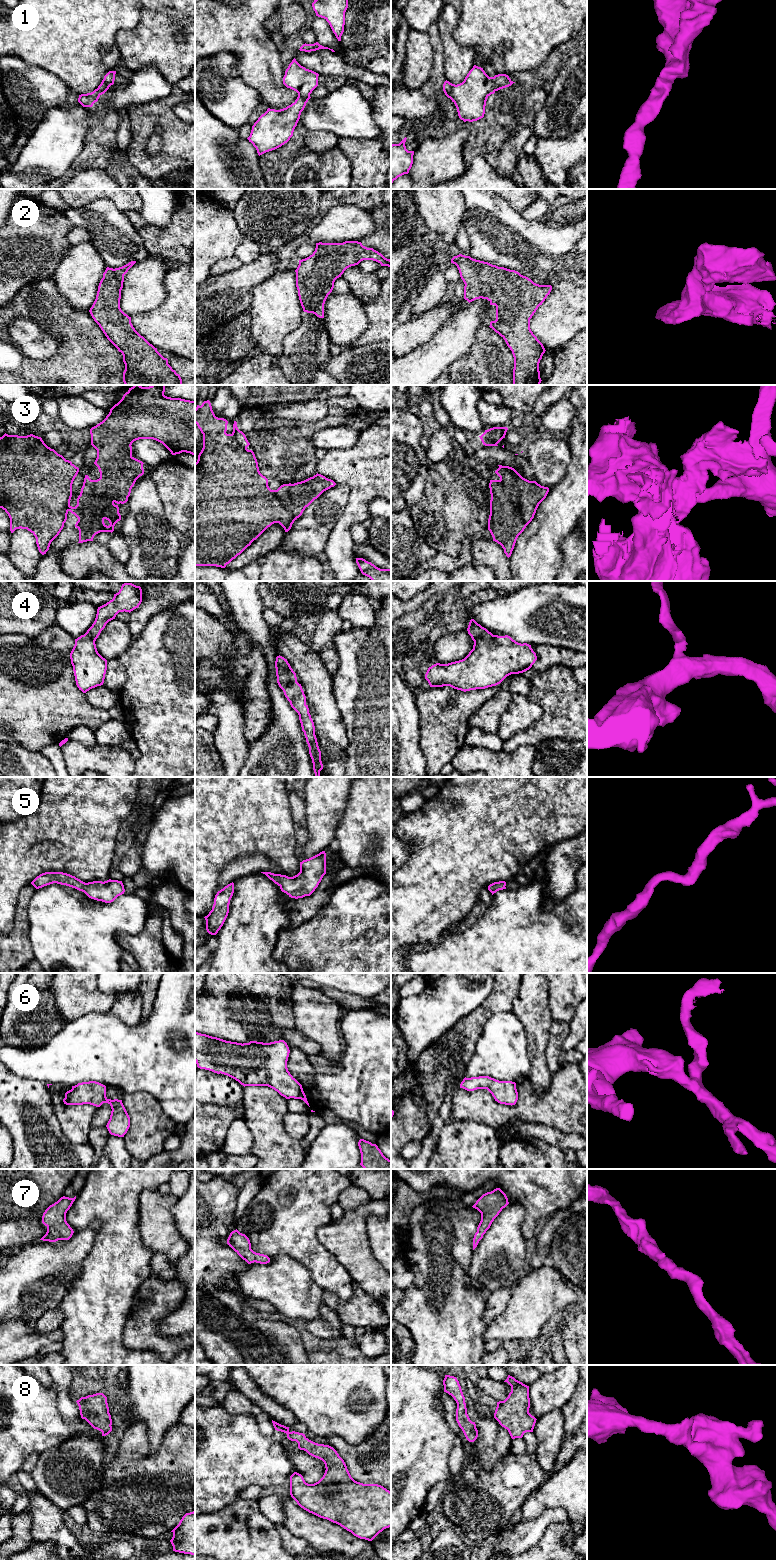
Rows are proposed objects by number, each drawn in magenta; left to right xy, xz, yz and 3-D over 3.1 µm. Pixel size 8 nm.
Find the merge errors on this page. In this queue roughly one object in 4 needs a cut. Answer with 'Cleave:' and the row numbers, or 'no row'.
Cleave: no row

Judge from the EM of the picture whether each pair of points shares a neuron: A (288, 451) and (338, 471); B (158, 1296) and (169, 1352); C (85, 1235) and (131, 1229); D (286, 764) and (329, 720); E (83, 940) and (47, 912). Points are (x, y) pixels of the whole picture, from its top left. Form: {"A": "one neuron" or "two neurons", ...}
{"A": "two neurons", "B": "one neuron", "C": "two neurons", "D": "two neurons", "E": "one neuron"}

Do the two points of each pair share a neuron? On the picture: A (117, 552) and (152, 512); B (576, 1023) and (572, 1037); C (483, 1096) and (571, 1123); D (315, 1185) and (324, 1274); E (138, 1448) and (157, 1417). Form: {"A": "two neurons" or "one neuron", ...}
{"A": "two neurons", "B": "one neuron", "C": "one neuron", "D": "one neuron", "E": "two neurons"}

